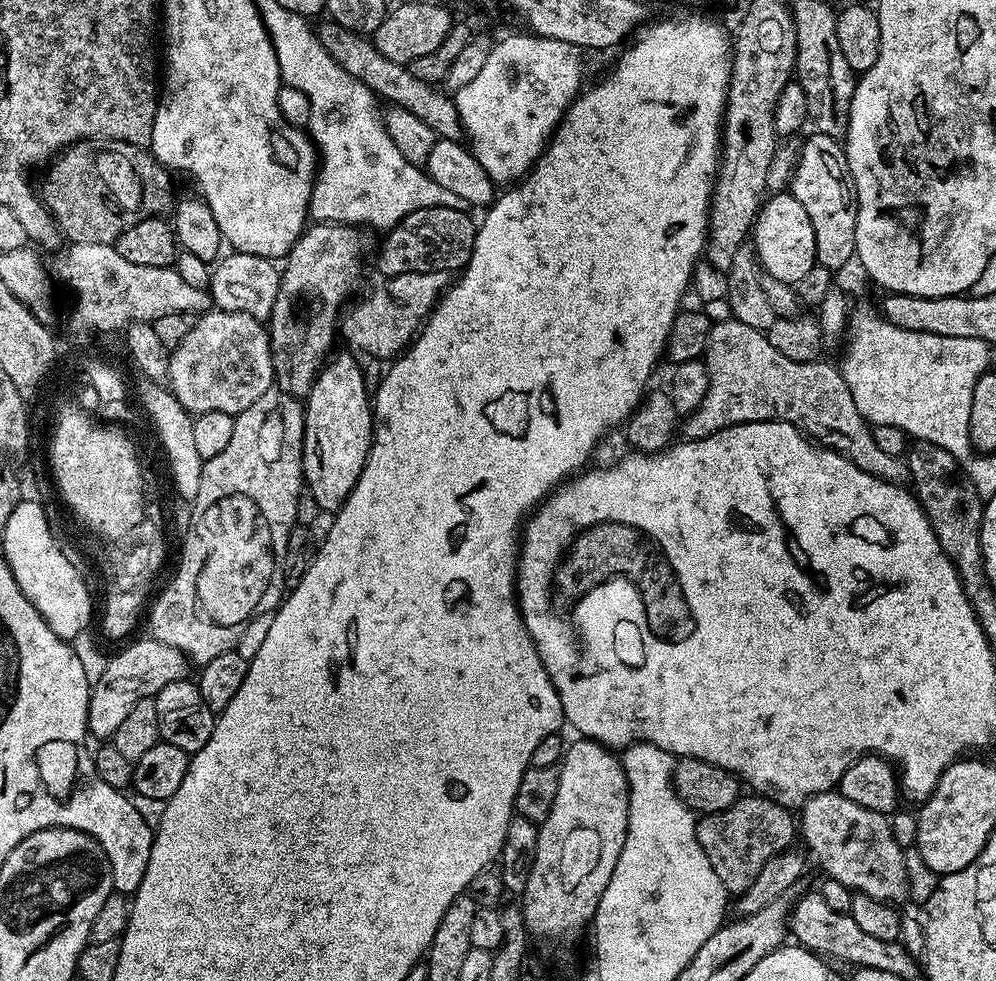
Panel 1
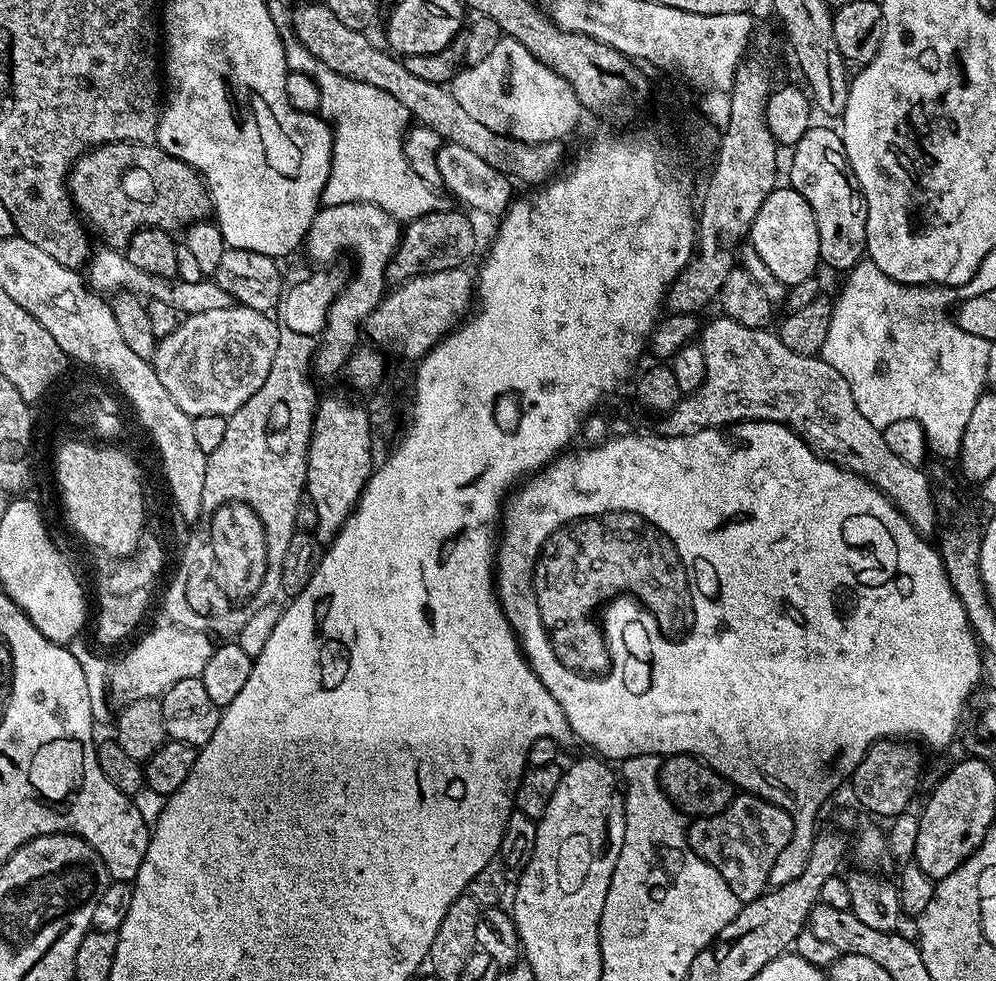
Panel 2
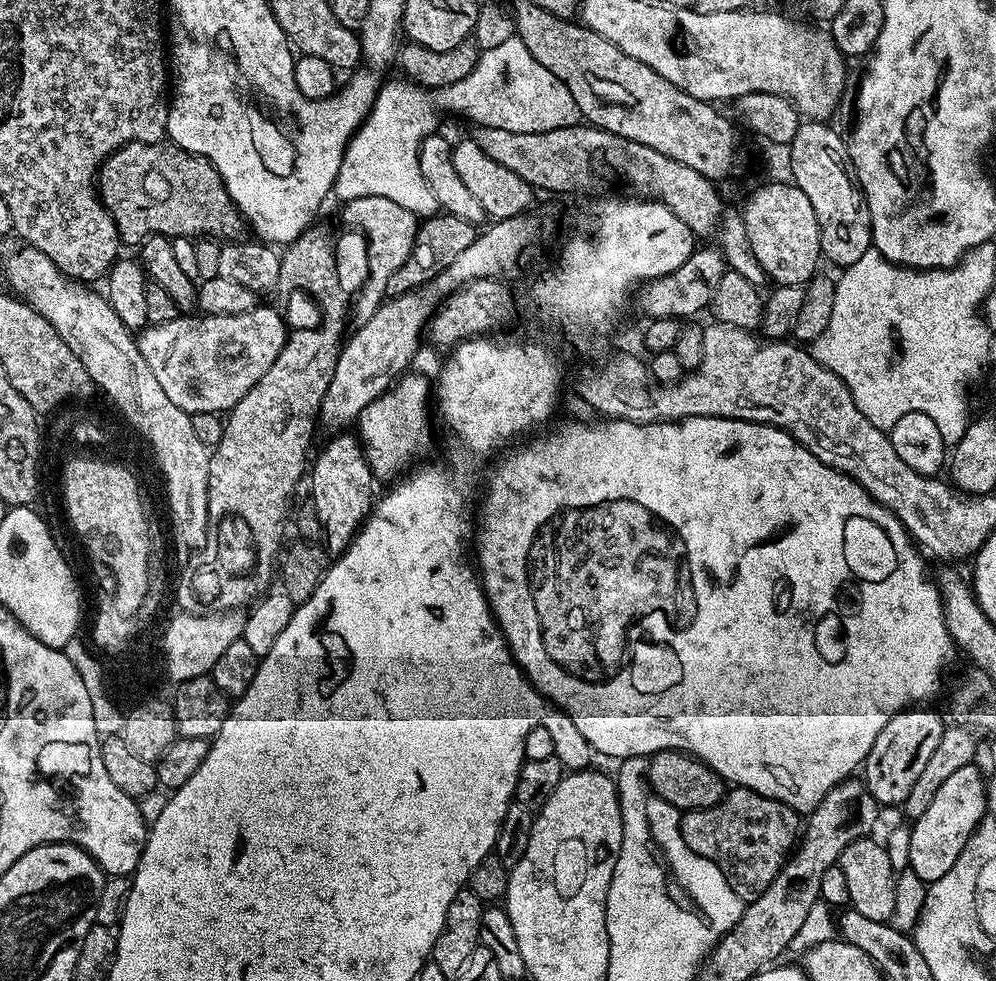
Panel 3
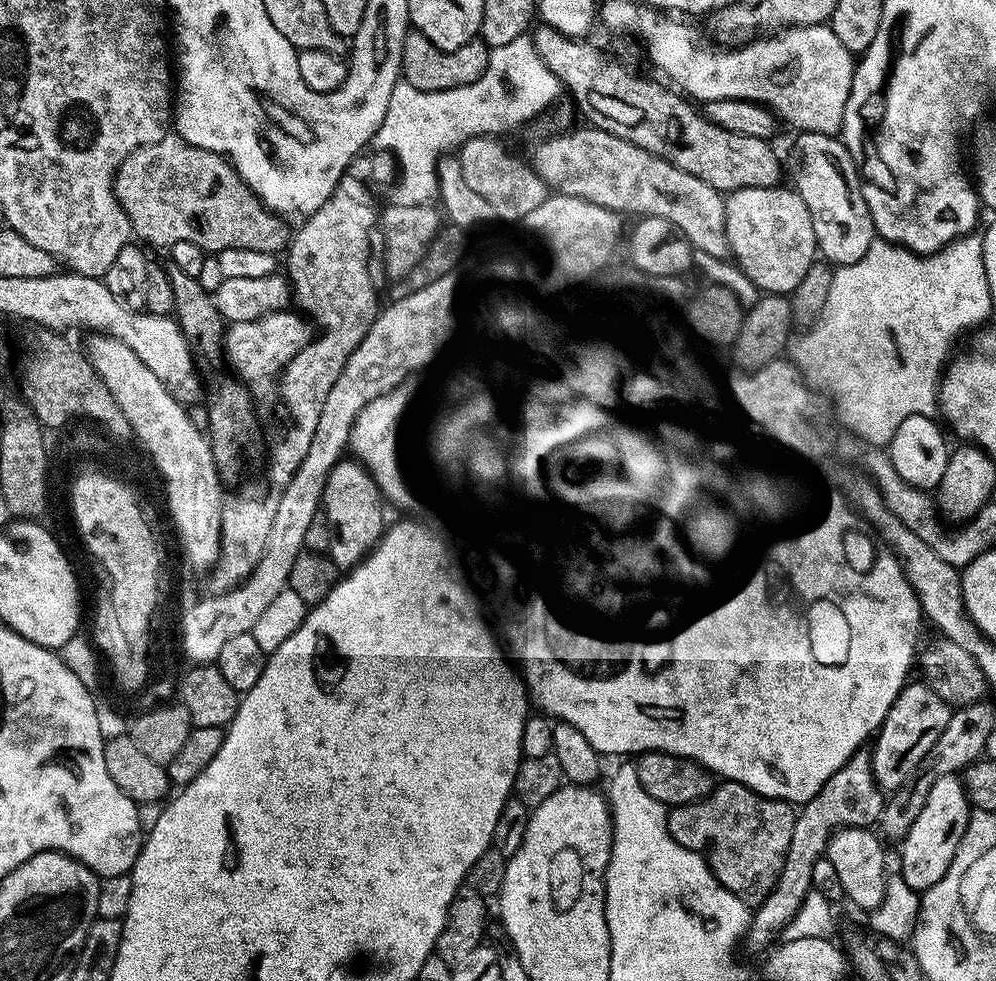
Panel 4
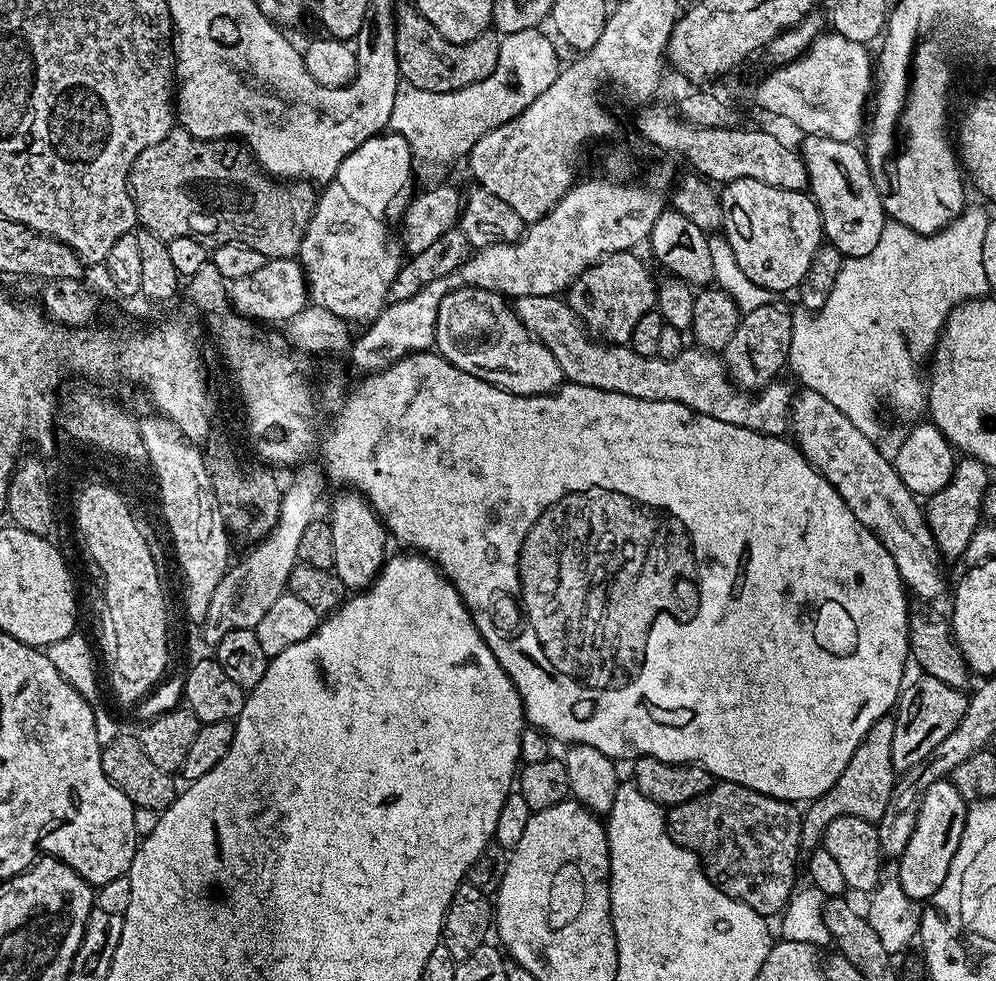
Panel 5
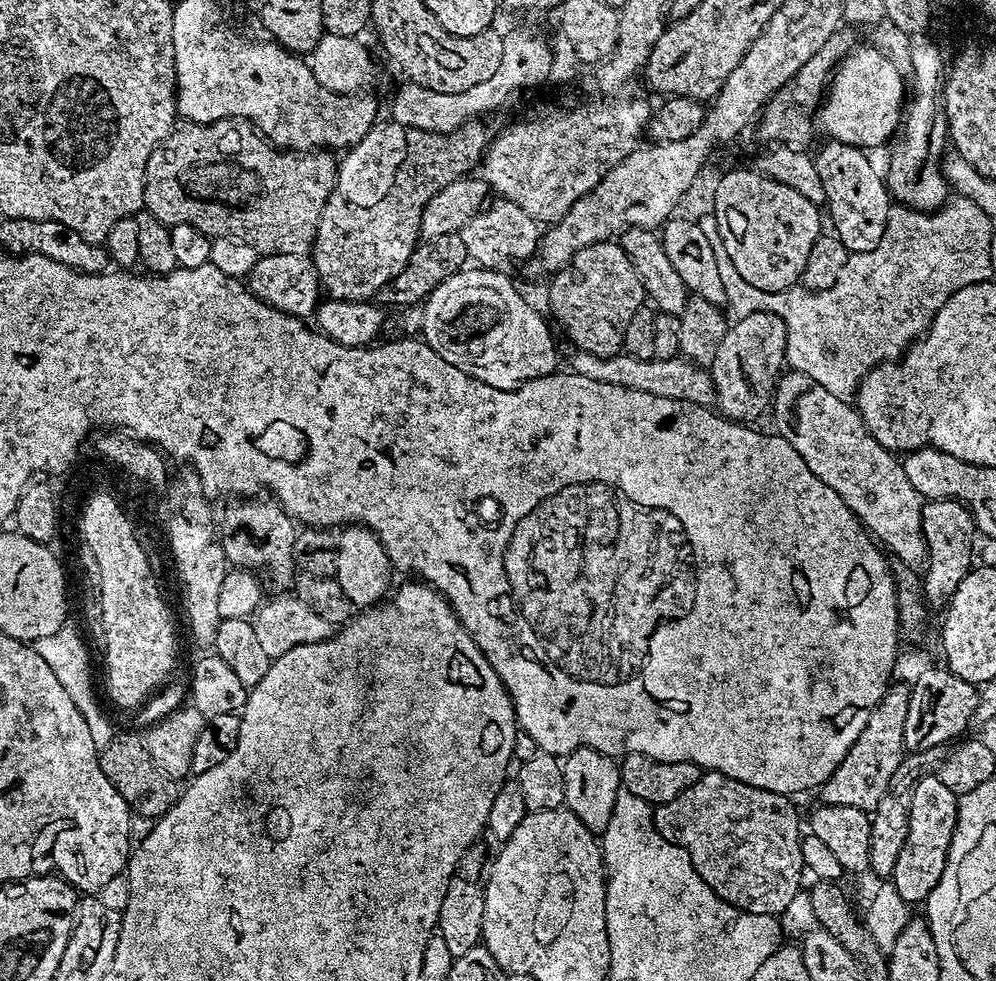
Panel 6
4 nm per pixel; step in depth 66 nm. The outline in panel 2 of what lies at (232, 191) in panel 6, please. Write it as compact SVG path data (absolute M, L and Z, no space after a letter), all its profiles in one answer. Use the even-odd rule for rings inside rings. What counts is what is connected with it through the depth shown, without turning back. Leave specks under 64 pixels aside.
M152 142L102 144L85 152L72 165L68 190L76 211L100 231L101 238L108 243L105 245L112 250L126 249L132 236L144 228L161 228L172 234L175 228L207 221L214 212L204 177Z

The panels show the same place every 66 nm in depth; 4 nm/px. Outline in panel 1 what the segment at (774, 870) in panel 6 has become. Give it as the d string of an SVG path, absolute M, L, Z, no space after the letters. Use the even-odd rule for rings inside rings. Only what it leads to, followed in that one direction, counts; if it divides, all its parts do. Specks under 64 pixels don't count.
M744 794L726 810L709 812L701 815L696 822L696 837L710 858L710 866L714 866L714 874L724 884L730 894L739 894L748 889L762 874L762 866L770 862L770 858L779 856L793 847L792 839L797 839L798 824L793 813L759 794Z

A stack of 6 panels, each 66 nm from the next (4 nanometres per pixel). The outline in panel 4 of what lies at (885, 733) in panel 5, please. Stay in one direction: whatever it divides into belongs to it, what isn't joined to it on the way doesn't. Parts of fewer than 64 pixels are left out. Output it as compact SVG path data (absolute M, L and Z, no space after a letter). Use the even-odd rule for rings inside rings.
M864 750L858 751L848 759L846 766L842 766L842 770L838 770L838 774L828 779L815 798L799 809L782 874L772 893L751 913L746 944L763 953L783 933L784 927L794 918L803 899L812 890L814 866L827 853L830 838L839 828L872 828L885 810L886 796L872 773L871 755Z

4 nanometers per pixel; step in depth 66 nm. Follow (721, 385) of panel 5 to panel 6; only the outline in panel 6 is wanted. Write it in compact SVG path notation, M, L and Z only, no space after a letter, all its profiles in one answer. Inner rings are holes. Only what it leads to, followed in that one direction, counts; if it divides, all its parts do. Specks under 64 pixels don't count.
M580 351L572 352L571 371L582 374L582 378L594 378L594 382L610 382L610 386L626 386L626 390L642 390L642 394L658 394L658 398L670 398L671 400L685 400L691 404L711 405L715 398L715 386L707 367L685 360L678 355L669 360L646 360L632 357L627 354L619 354L612 357L596 357L590 353Z

